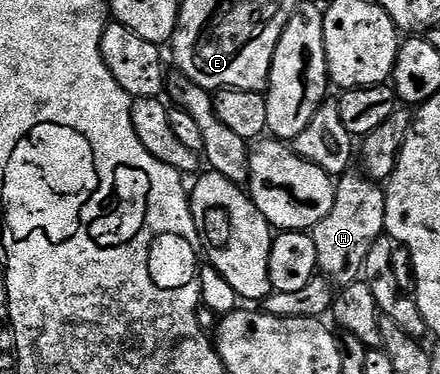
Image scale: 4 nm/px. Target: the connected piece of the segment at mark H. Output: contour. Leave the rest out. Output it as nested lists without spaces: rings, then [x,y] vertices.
[[[348,170],[338,177],[333,198],[333,210],[329,210],[329,214],[325,214],[325,218],[321,218],[321,222],[313,229],[317,258],[319,259],[318,271],[335,286],[352,284],[354,280],[363,276],[363,263],[369,254],[369,246],[376,238],[384,235],[387,227],[385,222],[386,191],[376,181],[369,180],[366,175],[356,172]]]

